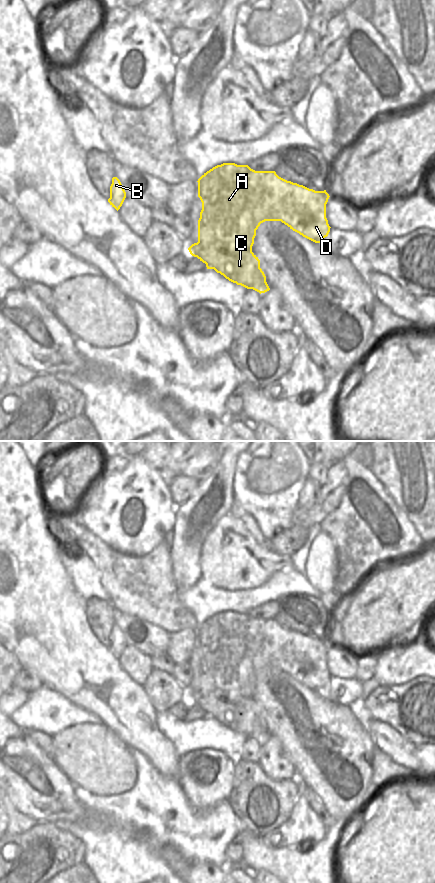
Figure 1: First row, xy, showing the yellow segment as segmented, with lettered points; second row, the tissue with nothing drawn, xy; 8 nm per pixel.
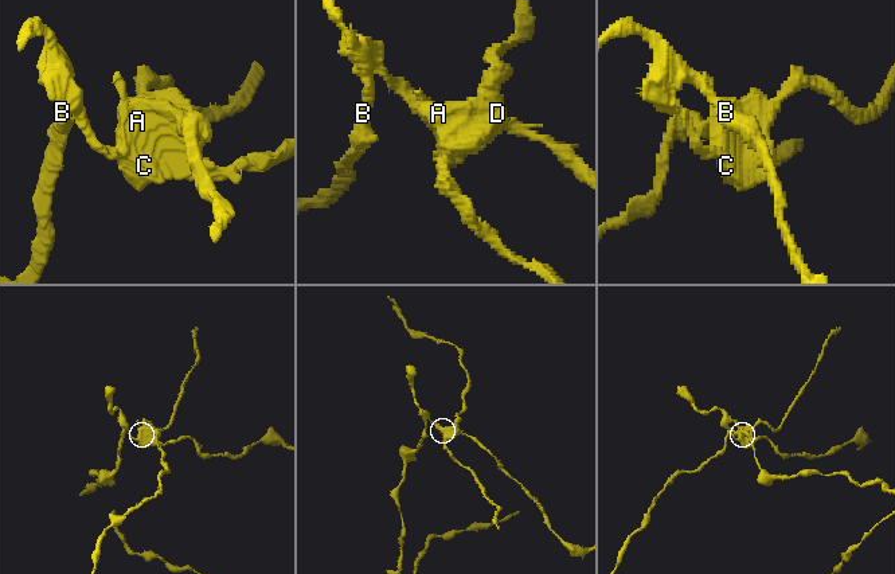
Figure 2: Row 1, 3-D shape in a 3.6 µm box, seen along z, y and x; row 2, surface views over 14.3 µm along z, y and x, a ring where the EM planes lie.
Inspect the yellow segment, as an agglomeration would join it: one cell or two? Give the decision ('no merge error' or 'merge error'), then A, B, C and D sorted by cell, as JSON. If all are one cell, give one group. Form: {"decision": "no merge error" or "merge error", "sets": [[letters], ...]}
{"decision": "merge error", "sets": [["A", "D"], ["B", "C"]]}

